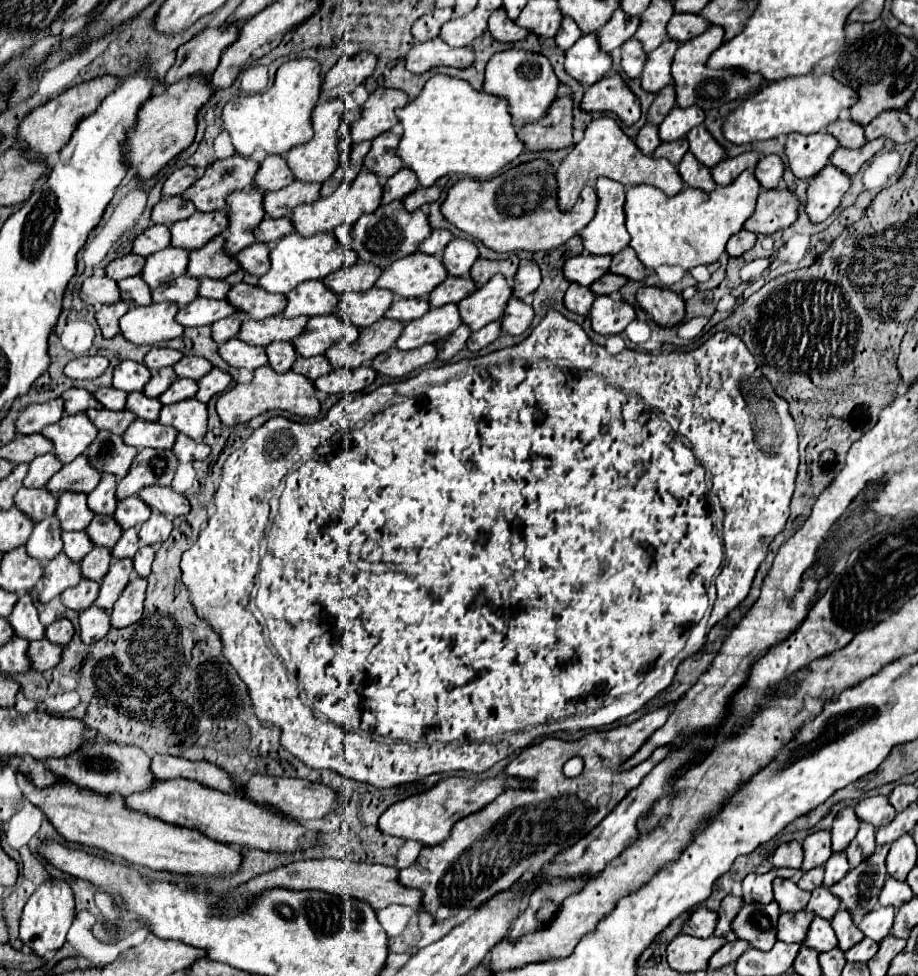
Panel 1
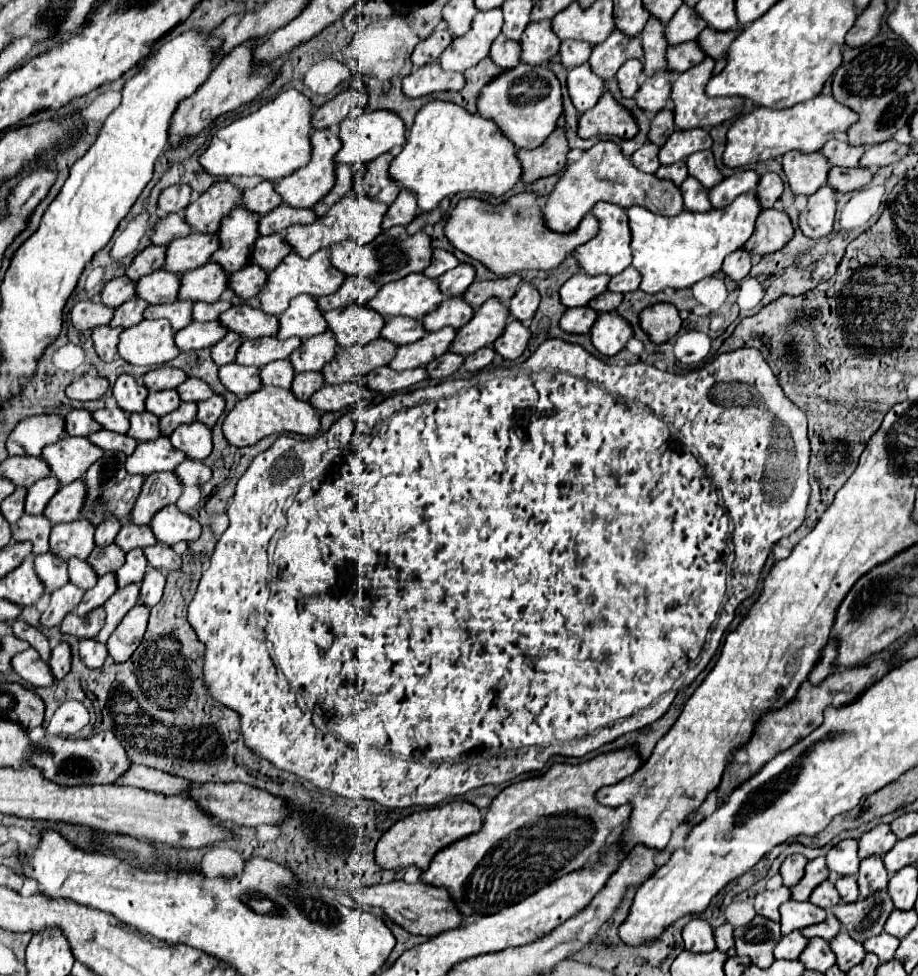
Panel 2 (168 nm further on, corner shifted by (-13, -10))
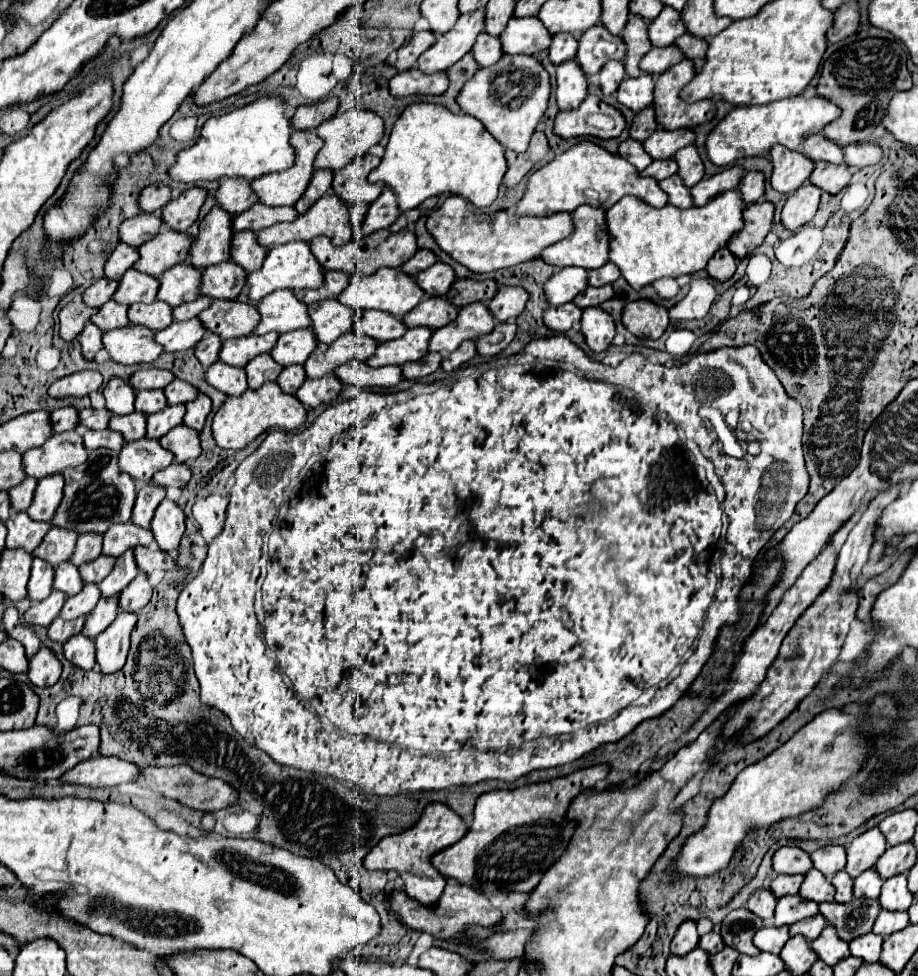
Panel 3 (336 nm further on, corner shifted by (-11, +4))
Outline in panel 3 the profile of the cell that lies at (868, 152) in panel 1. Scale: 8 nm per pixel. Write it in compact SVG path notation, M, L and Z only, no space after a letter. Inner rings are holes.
M815 162L815 172L809 176L807 182L819 186L821 190L825 190L829 194L837 194L843 186L847 186L851 176L853 176L851 168L847 168L845 164L835 166L835 164Z

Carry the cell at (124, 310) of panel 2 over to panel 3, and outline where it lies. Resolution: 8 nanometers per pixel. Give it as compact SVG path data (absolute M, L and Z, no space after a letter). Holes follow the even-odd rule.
M109 300L107 304L103 304L103 308L95 316L91 316L91 322L97 324L103 332L109 332L119 326L127 326L129 324L127 308L123 308L123 304L115 300Z

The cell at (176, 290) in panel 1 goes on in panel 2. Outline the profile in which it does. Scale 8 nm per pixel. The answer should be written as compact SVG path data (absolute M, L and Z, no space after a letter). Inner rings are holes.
M173 302L173 304L165 304L165 306L147 306L143 312L143 318L145 320L167 318L171 322L173 330L181 330L191 322L191 318L189 318L191 308L193 308L193 302Z

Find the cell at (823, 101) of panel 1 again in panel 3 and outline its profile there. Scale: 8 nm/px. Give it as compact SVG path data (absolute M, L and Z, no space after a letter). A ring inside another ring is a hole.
M799 94L797 98L777 100L775 104L765 104L759 108L733 108L709 134L705 146L707 156L717 166L729 166L733 160L743 156L761 156L769 152L775 144L783 144L785 148L799 150L799 144L811 134L821 132L831 120L839 118L839 106L823 96L805 98Z

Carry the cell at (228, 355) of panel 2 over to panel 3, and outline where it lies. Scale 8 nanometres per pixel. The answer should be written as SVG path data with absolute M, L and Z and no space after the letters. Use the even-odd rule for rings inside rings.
M209 332L207 336L203 336L203 340L195 346L195 356L199 358L199 362L203 364L203 368L209 368L213 362L219 360L219 348L221 348L223 340L219 340L219 336L215 336L213 332Z

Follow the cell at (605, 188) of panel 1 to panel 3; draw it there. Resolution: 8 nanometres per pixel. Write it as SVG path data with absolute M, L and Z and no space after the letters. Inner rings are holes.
M589 204L579 206L573 212L575 232L569 238L563 238L563 240L559 240L553 246L547 246L541 252L541 258L547 264L553 264L553 266L581 266L581 268L587 268L587 270L601 268L603 264L609 262L609 248L611 248L609 236L607 236L607 224L605 224L607 220L605 218L607 218L605 216L605 208L591 208Z

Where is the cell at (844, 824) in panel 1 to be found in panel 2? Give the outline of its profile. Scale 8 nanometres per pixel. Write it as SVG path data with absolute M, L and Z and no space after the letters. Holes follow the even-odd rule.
M841 840L833 850L827 852L827 870L837 876L855 876L859 870L857 858L857 842L855 840Z

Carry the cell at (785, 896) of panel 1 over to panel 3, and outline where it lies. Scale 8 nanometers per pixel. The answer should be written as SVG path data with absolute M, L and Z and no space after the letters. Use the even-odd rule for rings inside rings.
M799 894L795 896L781 896L777 900L777 910L775 910L775 926L791 926L803 918L815 916L819 912L819 904L813 900L805 900Z

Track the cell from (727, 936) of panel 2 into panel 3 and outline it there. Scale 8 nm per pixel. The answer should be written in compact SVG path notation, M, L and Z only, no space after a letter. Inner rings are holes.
M707 932L705 936L701 936L701 940L699 940L699 948L703 948L703 950L707 950L707 952L711 952L711 954L715 954L715 952L721 952L723 948L725 948L725 944L723 944L723 938L721 938L721 932Z

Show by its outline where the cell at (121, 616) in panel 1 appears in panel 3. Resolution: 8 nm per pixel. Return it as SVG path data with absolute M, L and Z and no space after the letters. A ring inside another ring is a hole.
M119 612L117 618L97 638L97 662L101 672L117 672L123 668L129 652L129 636L137 624L135 612Z

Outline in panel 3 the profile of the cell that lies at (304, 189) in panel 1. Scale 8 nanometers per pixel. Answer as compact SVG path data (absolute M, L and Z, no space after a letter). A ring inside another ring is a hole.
M255 204L251 210L241 212L239 216L235 216L233 220L233 230L253 230L259 232L267 226L273 226L277 222L291 222L299 216L299 212L293 206L279 206L279 208L267 208L267 204Z

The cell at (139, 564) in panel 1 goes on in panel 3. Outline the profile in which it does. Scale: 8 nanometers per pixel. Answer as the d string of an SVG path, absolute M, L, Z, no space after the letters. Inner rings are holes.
M139 572L135 576L135 580L121 592L119 608L127 610L127 612L139 612L145 604L149 604L151 592L153 592L153 588L149 584L149 576Z

